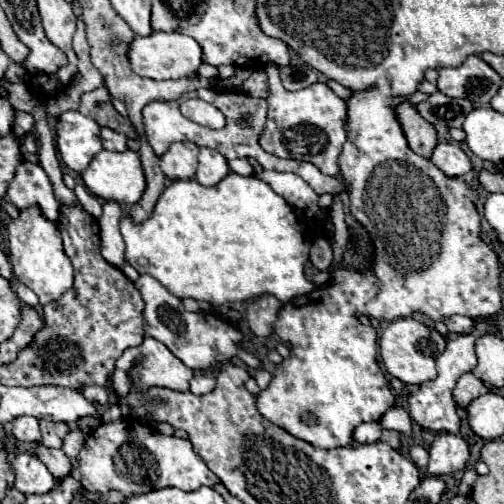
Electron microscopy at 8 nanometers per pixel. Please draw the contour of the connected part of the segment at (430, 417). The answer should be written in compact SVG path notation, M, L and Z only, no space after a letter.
M474 320L472 332L460 334L460 336L448 340L446 350L444 350L444 352L438 356L438 360L436 360L436 370L438 370L436 380L420 384L418 392L410 394L410 398L408 398L408 414L410 414L410 418L412 418L416 424L420 424L422 428L432 430L432 432L450 432L450 434L458 434L461 419L458 418L458 414L456 414L456 402L454 402L452 390L454 390L458 378L460 378L462 374L470 372L470 370L476 366L474 342L476 342L478 336L486 334L486 330L488 330L488 320Z

